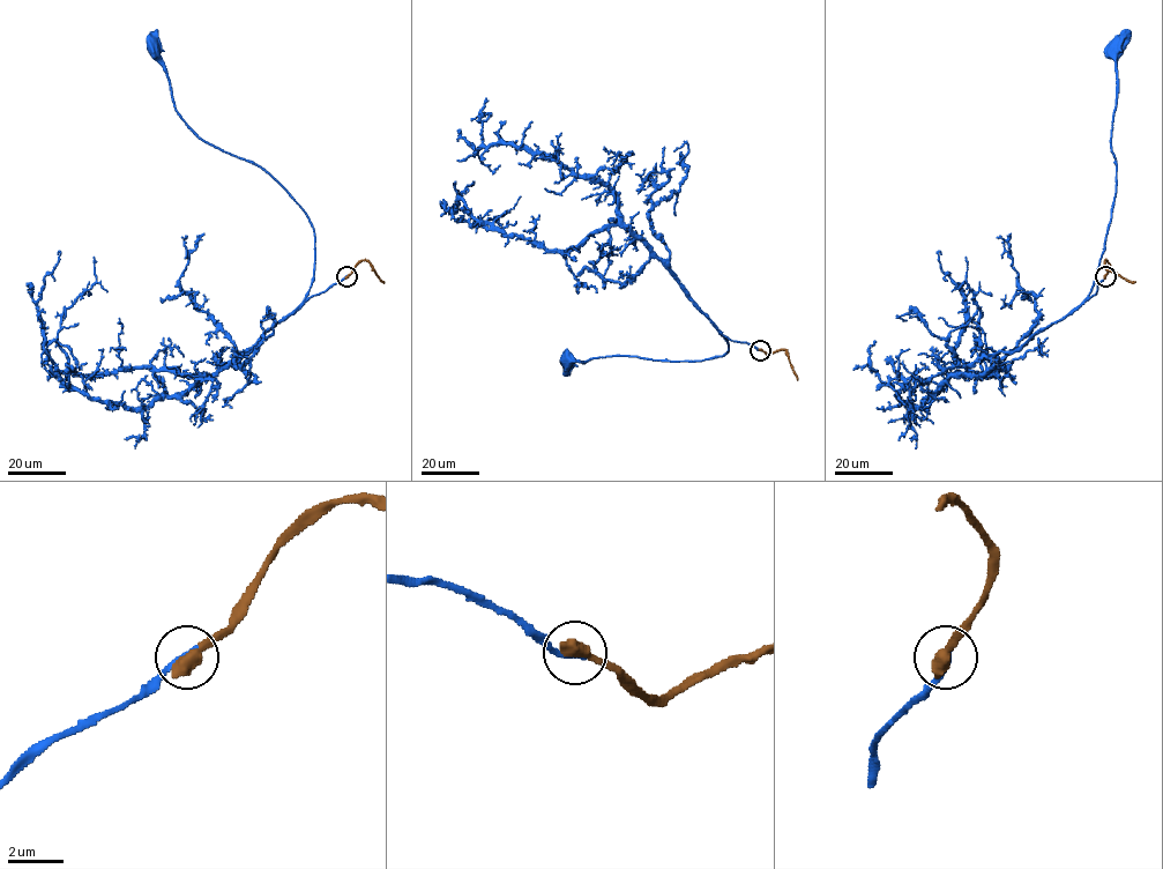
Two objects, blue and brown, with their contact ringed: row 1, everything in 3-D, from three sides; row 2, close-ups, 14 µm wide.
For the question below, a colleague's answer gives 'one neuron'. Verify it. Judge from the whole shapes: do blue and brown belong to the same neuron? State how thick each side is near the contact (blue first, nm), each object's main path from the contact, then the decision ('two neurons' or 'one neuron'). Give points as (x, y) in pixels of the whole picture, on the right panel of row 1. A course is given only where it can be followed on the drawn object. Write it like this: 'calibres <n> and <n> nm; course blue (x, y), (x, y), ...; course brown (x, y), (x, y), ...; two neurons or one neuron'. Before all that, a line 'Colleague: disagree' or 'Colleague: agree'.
Colleague: agree
calibres 240 and 550 nm; course blue (1105, 276), (1096, 292), (1087, 297), (1104, 250), (1116, 193), (1116, 162), (1110, 142), (1116, 104), (1115, 45); course brown (1105, 276), (1110, 268), (1105, 260), (1105, 268), (1135, 281); one neuron

